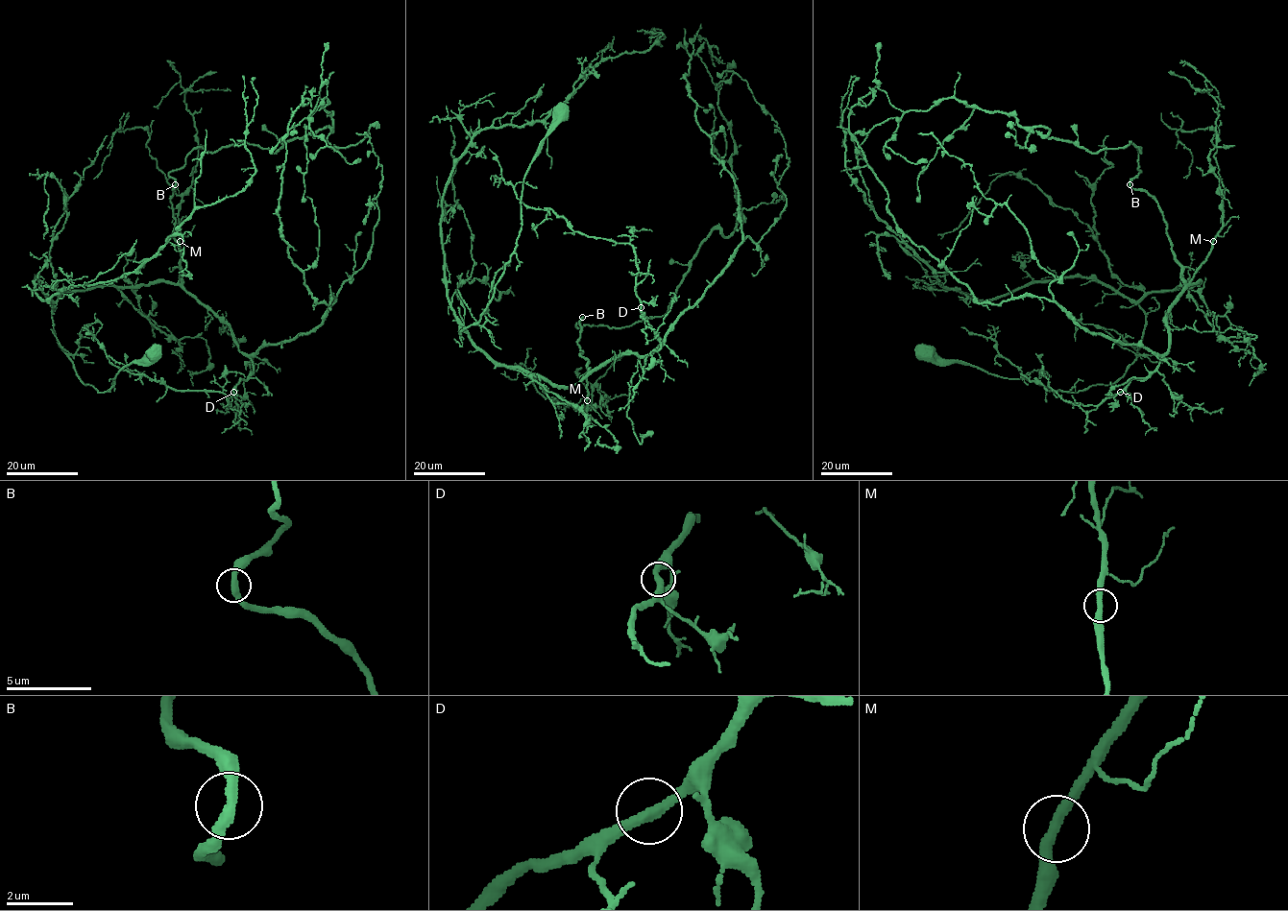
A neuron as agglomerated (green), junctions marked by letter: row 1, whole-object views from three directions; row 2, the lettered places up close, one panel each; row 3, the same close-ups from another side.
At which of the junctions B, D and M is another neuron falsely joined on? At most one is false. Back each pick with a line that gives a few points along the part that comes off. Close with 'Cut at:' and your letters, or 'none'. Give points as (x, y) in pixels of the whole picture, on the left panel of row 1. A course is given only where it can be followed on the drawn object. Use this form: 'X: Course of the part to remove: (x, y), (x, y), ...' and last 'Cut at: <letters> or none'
Cut at: none

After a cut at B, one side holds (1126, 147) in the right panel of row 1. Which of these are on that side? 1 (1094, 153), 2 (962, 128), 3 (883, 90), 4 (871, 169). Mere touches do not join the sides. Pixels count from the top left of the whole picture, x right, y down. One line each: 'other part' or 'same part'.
1: same part
2: same part
3: same part
4: other part

